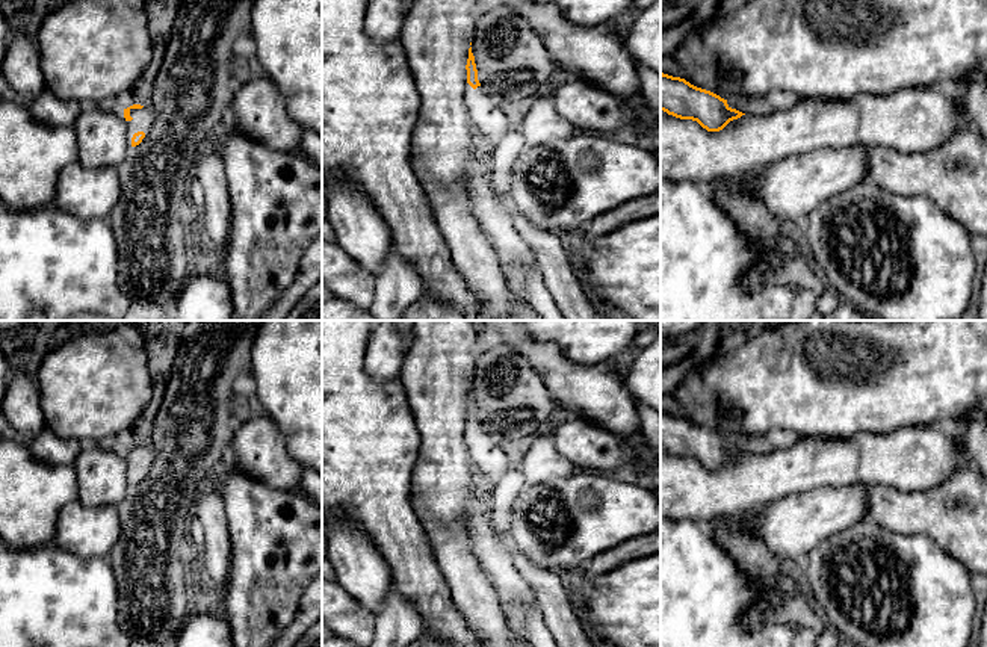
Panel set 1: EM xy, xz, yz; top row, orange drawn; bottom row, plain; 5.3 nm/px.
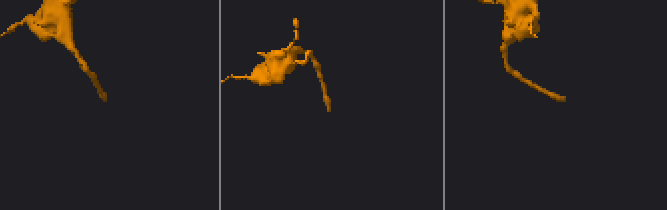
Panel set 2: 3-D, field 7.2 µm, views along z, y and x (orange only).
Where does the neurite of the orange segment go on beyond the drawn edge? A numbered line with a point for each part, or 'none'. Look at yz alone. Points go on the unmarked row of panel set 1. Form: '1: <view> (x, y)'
none

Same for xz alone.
1: xz (485, 454)

